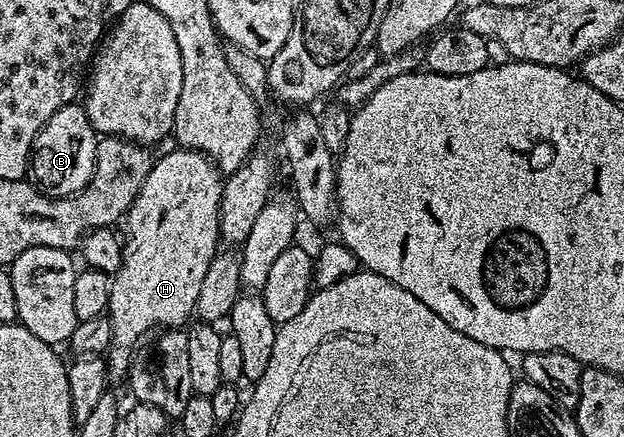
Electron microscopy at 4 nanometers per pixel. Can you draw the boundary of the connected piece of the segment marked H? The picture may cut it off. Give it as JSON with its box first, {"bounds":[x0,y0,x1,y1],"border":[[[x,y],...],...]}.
{"bounds":[106,150,224,380],"border":[[[175,150],[166,152],[161,159],[159,156],[153,162],[138,197],[130,205],[122,223],[122,227],[128,230],[128,236],[125,234],[122,239],[124,252],[120,268],[112,279],[106,312],[112,326],[112,345],[106,352],[106,366],[113,380],[123,380],[127,376],[128,368],[134,359],[132,346],[147,331],[152,331],[155,327],[180,329],[193,318],[202,281],[205,280],[211,259],[218,252],[216,243],[221,242],[220,202],[224,193],[222,172],[200,151]]]}

